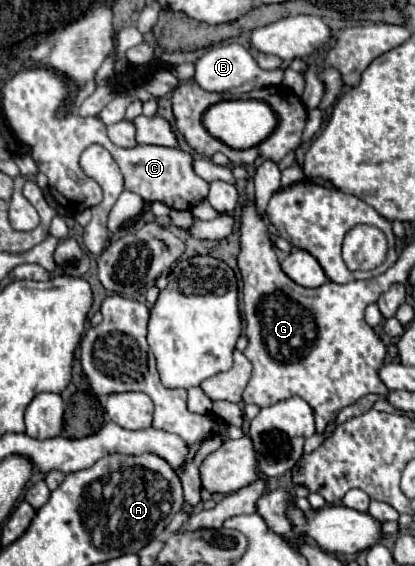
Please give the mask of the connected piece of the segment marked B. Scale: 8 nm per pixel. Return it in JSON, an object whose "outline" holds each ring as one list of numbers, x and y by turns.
{"outline":[[218,44,218,46,212,46,208,48,208,52,196,60,196,74,194,74,194,80,198,82,200,88,204,90,210,90,210,92,230,92,234,88,240,88,242,93,249,93,255,88,278,86,282,82,282,74,284,70,278,68,278,70,262,70,256,64,256,60,252,58,252,54,240,46,240,44]]}

